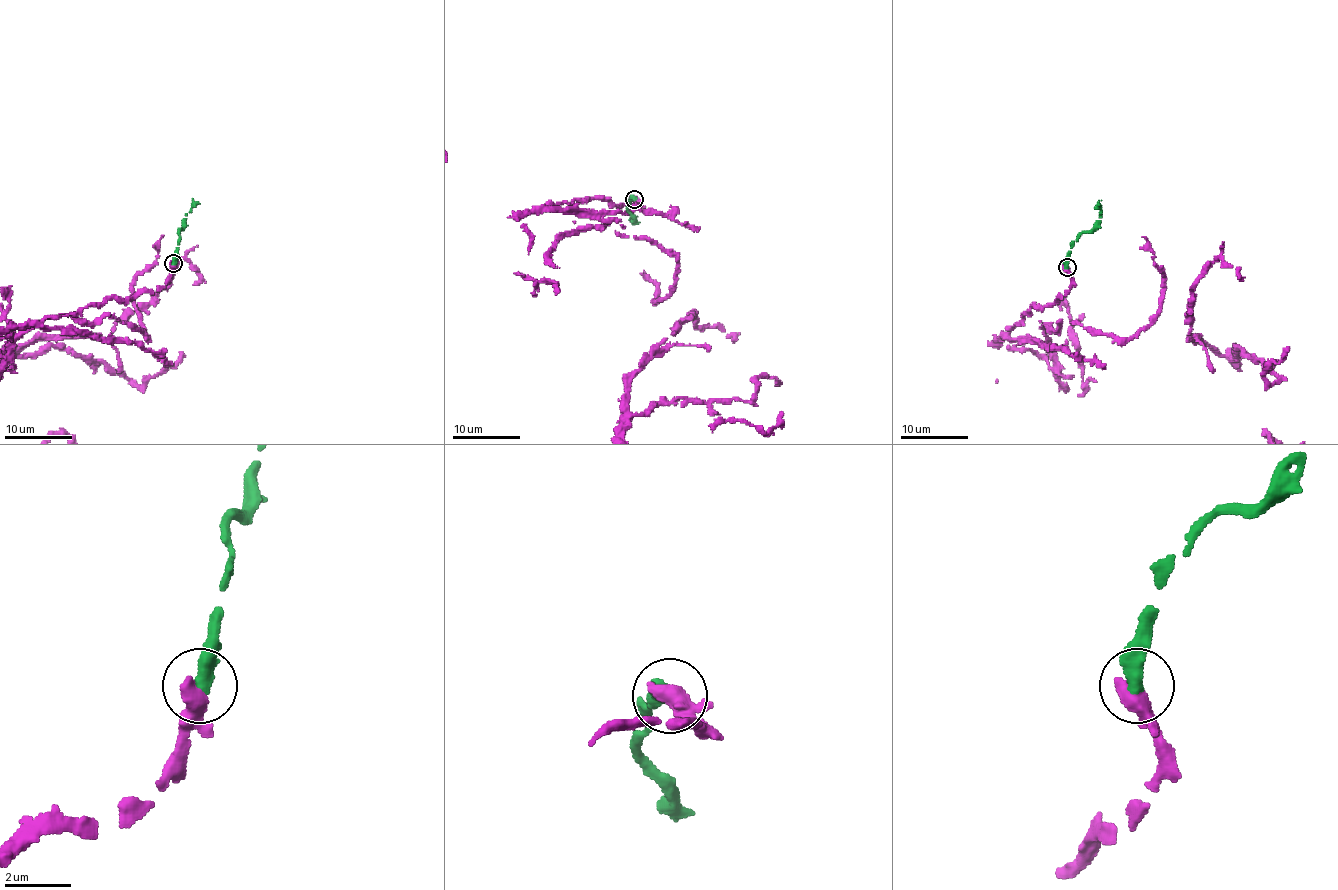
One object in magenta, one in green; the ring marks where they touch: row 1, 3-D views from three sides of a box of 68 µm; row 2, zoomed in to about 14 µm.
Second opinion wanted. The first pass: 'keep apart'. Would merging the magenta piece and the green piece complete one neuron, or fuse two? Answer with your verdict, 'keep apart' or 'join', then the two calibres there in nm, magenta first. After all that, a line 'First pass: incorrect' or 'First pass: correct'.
join | 600/500 nm
First pass: incorrect

